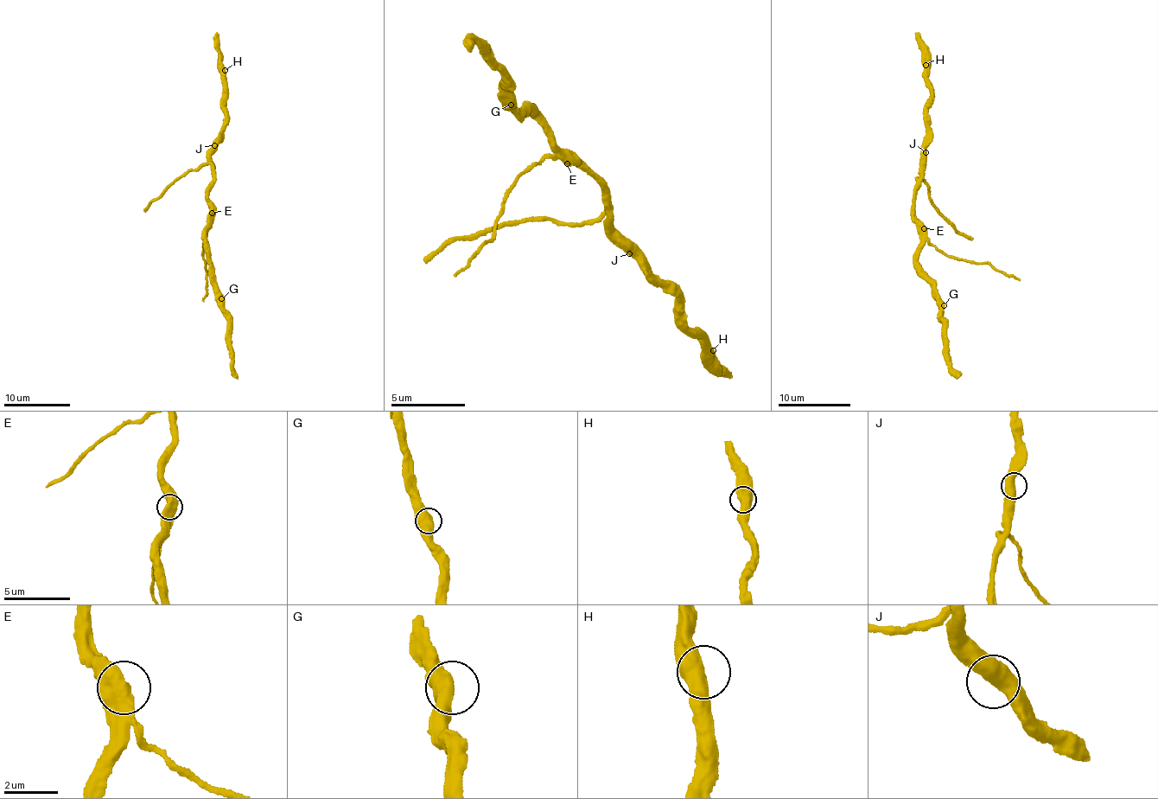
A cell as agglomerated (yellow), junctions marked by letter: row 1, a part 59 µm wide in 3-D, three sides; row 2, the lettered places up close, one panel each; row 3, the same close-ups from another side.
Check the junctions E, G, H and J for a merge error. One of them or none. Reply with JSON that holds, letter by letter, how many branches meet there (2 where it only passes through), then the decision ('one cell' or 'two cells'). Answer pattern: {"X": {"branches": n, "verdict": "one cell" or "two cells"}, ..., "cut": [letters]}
{"E": {"branches": 2, "verdict": "one cell"}, "G": {"branches": 2, "verdict": "one cell"}, "H": {"branches": 2, "verdict": "one cell"}, "J": {"branches": 2, "verdict": "one cell"}, "cut": []}

